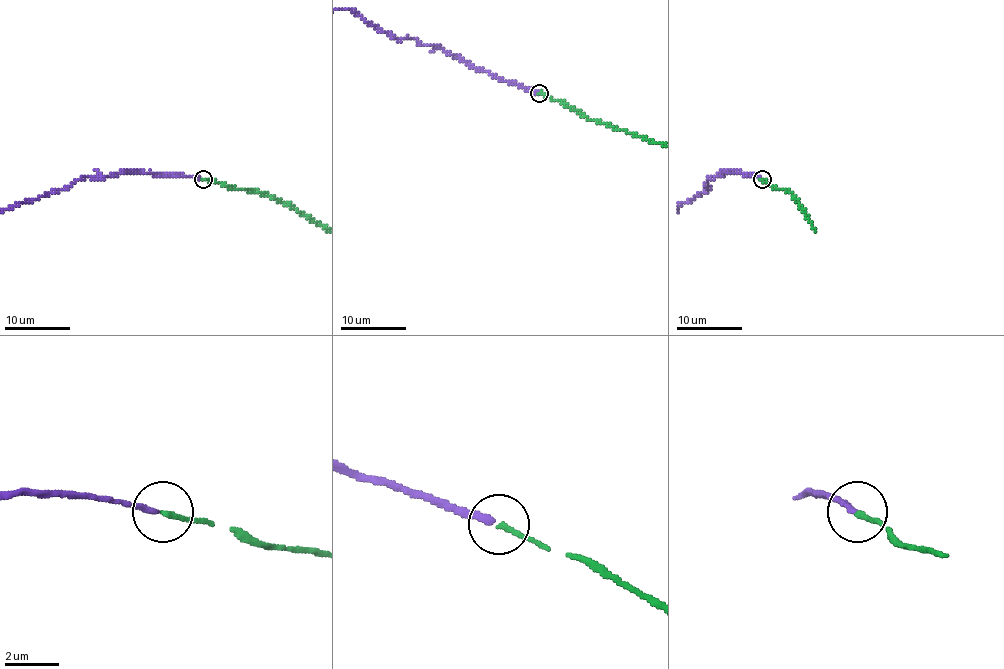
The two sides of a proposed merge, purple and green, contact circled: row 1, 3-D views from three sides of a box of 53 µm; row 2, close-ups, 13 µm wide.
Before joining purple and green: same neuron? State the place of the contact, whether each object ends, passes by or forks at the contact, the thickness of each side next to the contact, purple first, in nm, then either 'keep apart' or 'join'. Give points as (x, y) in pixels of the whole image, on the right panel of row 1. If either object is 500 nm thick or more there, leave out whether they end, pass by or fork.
(762, 179) | purple ends | green ends | 200/190 nm | join

